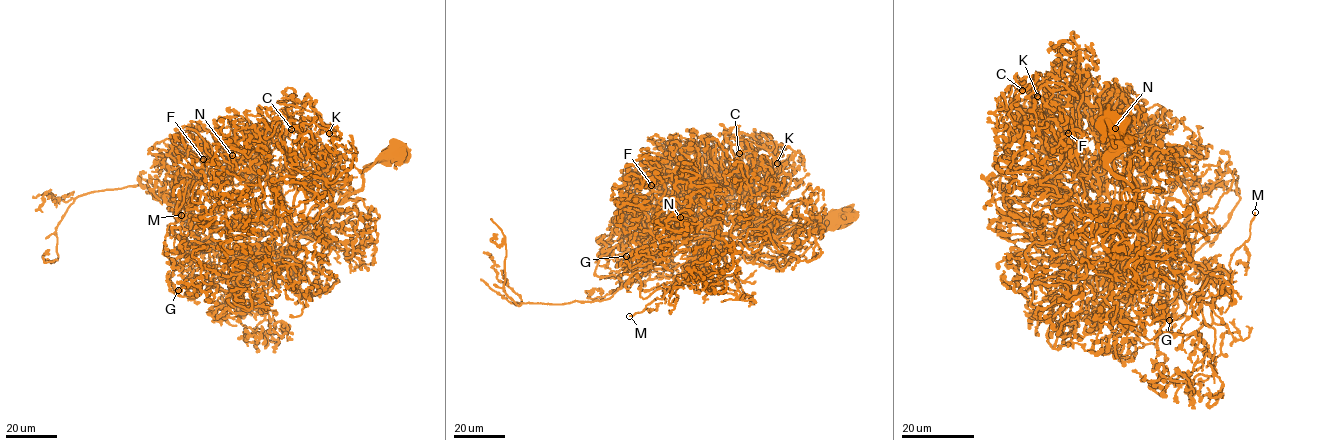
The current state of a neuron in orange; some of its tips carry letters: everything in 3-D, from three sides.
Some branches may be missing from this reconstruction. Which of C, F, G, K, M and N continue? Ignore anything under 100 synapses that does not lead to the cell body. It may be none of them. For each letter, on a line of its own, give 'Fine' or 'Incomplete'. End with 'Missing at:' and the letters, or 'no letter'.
C: Fine
F: Fine
G: Incomplete
K: Fine
M: Fine
N: Fine
Missing at: G

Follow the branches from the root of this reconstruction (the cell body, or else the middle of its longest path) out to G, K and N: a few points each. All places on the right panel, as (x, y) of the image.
G: (1114, 123), (1107, 166), (1166, 236), (1139, 232), (1136, 251), (1154, 270), (1159, 308), (1187, 305), (1169, 320)
K: (1114, 123), (1107, 166), (1142, 224), (1112, 253), (1073, 164), (1014, 106), (1016, 81), (1053, 92), (1037, 96)
N: (1114, 123), (1107, 166), (1153, 235), (1173, 238), (1188, 217), (1181, 181), (1151, 137), (1115, 128)

